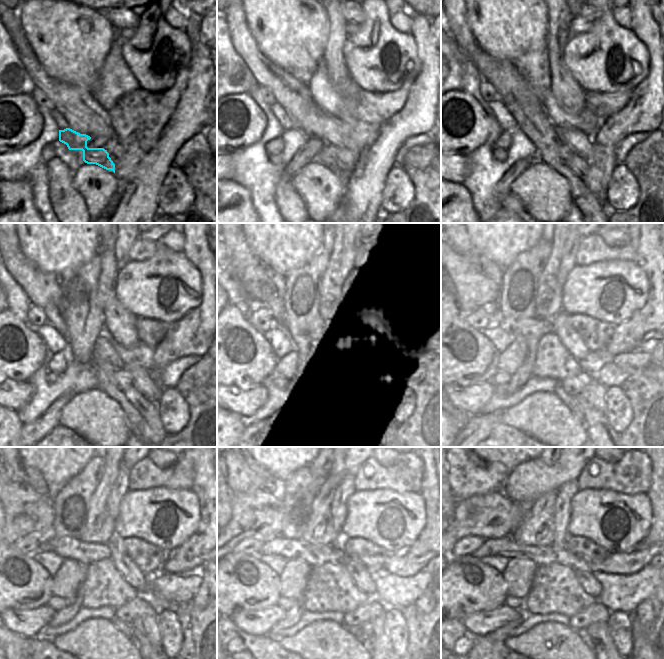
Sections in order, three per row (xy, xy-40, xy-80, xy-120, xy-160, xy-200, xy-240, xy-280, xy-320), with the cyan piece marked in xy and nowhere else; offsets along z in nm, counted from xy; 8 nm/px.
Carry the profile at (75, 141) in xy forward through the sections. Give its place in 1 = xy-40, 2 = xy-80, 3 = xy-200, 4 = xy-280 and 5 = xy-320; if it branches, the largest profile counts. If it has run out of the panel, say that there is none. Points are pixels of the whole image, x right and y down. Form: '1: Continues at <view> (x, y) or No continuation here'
1: Continues at xy-40 (327, 155)
2: Continues at xy-80 (566, 152)
3: Continues at xy-200 (573, 385)
4: Continues at xy-280 (374, 608)
5: Continues at xy-320 (596, 612).

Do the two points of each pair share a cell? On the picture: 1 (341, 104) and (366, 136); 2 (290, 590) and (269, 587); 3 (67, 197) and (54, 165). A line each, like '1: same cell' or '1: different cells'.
1: different cells
2: different cells
3: same cell

